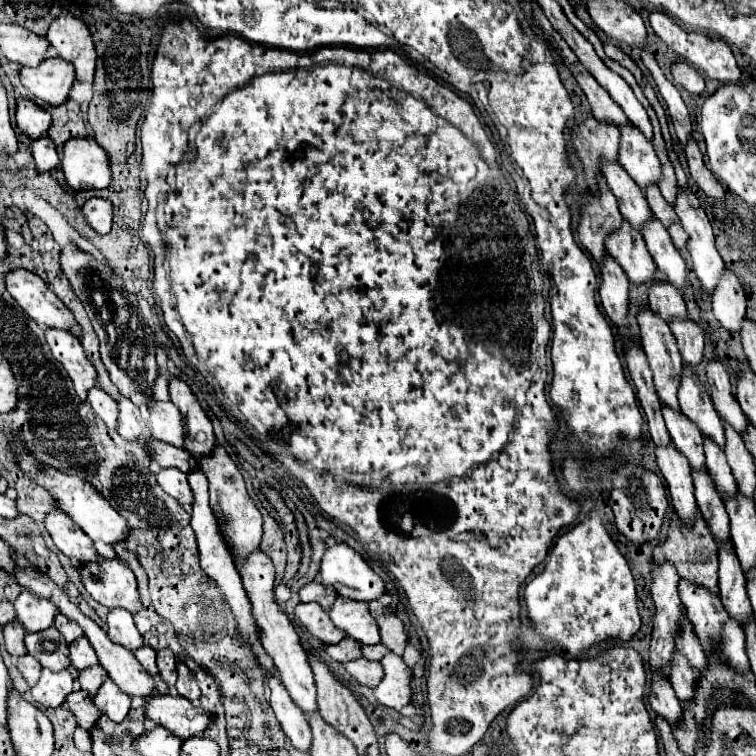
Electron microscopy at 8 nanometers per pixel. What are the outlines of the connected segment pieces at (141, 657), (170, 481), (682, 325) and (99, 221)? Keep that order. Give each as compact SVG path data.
M141 647L135 651L135 657L137 661L151 673L151 675L157 675L159 669L157 669L157 653L151 649L151 647Z
M161 469L157 473L157 481L165 489L165 493L175 497L181 505L191 505L191 501L193 501L191 487L187 485L187 475L183 471L179 471L179 469Z
M673 317L669 325L671 325L673 335L677 337L681 357L691 367L697 367L703 361L703 341L705 341L703 329L695 321L679 319L679 317Z
M91 197L83 205L83 213L89 221L89 225L97 233L109 233L111 229L111 219L113 219L113 203L105 197Z

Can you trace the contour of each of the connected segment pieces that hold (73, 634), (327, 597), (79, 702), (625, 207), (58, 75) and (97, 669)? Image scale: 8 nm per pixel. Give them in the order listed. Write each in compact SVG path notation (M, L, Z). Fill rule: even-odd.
M57 615L55 617L55 627L63 633L63 637L65 637L65 641L67 643L71 643L71 641L75 641L77 637L81 637L83 635L83 629L75 623L75 621L71 621L71 619L67 619L65 615Z
M311 581L311 583L307 583L305 587L301 587L299 595L301 595L301 601L303 601L303 603L315 601L315 603L323 605L323 609L331 609L333 601L337 599L337 591L335 591L333 587L325 587L325 585L319 583L319 581Z
M73 691L67 695L67 707L75 713L77 717L77 723L83 727L83 729L91 729L95 725L95 721L99 719L99 709L95 707L93 699L83 693L83 691Z
M603 159L601 167L603 167L603 175L607 179L609 189L613 191L613 195L619 201L621 215L627 217L631 221L631 225L635 225L635 229L641 229L641 223L653 215L643 197L643 191L617 161Z
M45 59L37 67L23 67L21 83L37 99L49 105L59 105L69 97L75 83L75 69L63 59Z
M95 665L95 667L87 667L83 671L79 671L79 683L81 683L81 689L87 691L91 697L95 697L95 693L99 691L99 687L103 685L103 681L107 679L107 671L101 667L101 665Z

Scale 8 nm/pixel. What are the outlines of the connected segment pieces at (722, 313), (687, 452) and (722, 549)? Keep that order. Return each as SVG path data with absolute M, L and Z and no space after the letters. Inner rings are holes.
M723 269L713 291L713 313L727 331L739 331L745 317L745 291L731 269Z
M665 403L661 407L663 407L663 419L667 425L667 431L671 435L671 441L675 443L675 447L689 459L689 465L693 469L703 469L705 467L703 437L701 437L699 429L681 411L675 411L675 409L667 407Z
M731 541L719 545L717 553L719 553L719 591L723 605L731 613L731 617L743 623L747 617L751 617L751 603L747 601L745 589L745 573L739 565L739 559L735 557Z

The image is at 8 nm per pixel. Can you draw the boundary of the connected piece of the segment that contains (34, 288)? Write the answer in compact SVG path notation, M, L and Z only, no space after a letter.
M17 269L5 279L7 291L23 307L23 311L41 327L65 329L75 337L81 337L81 327L75 321L71 309L45 285L41 277L31 271Z

